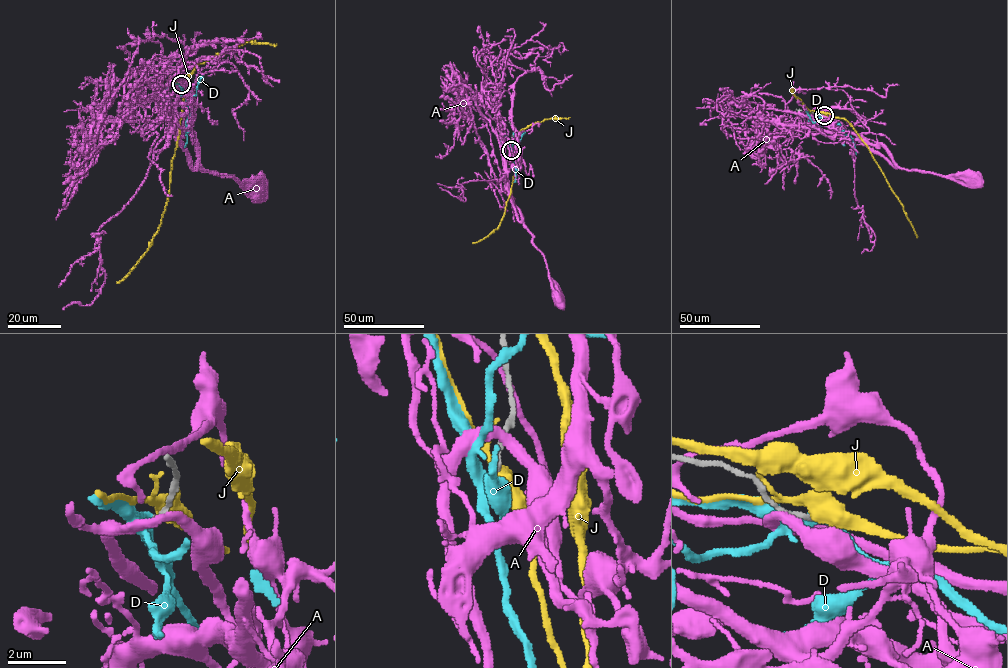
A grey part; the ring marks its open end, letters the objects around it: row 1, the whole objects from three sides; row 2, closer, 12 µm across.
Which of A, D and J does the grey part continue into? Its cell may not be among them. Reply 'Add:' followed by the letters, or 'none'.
Add: D

